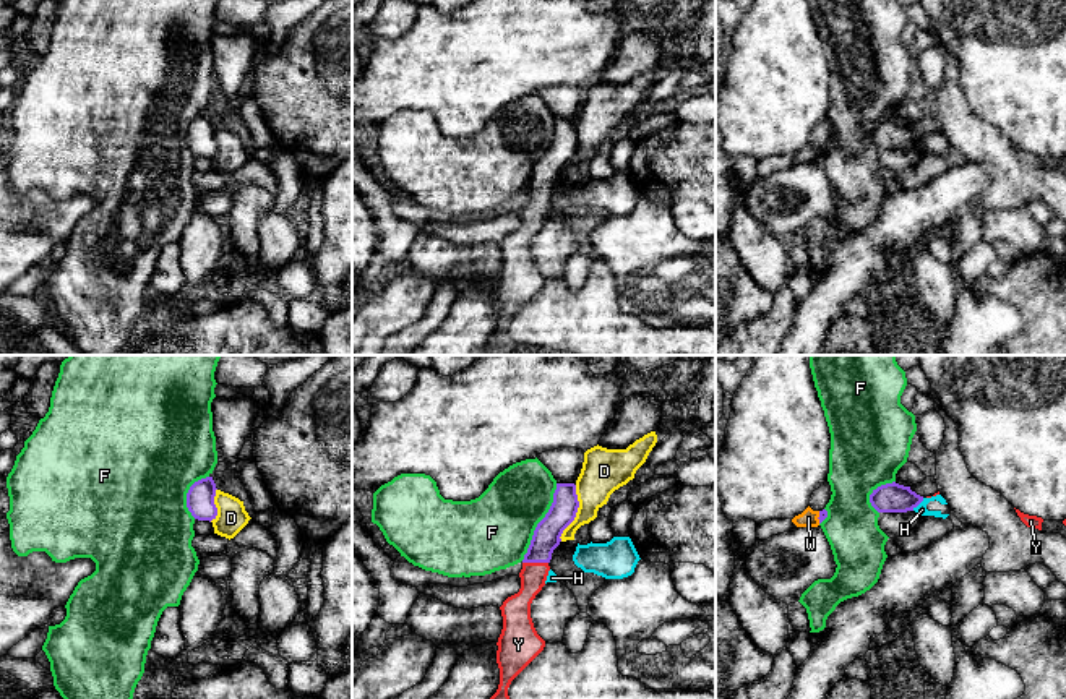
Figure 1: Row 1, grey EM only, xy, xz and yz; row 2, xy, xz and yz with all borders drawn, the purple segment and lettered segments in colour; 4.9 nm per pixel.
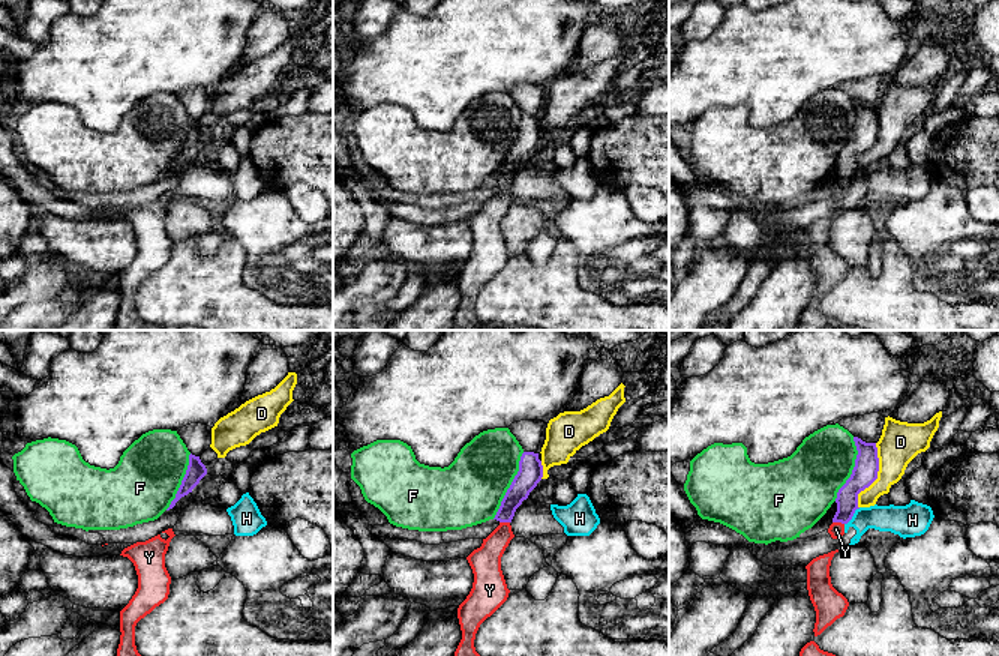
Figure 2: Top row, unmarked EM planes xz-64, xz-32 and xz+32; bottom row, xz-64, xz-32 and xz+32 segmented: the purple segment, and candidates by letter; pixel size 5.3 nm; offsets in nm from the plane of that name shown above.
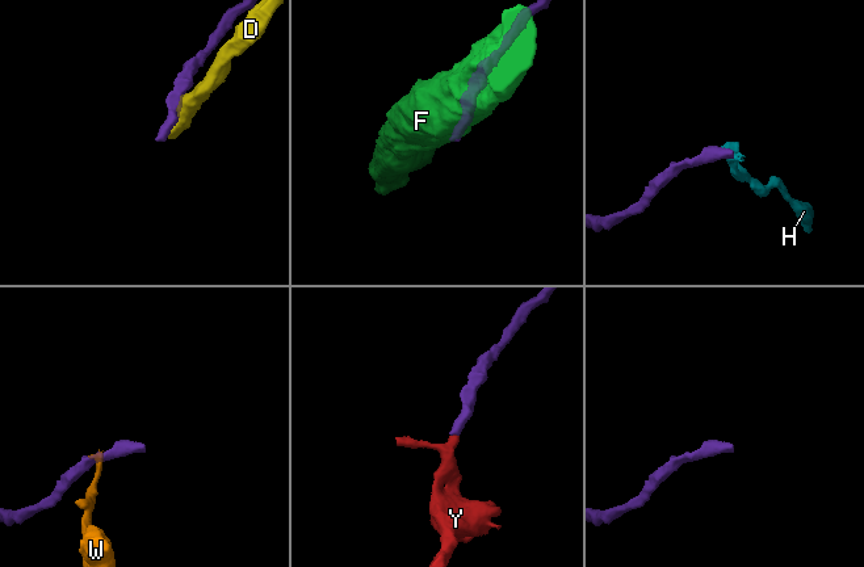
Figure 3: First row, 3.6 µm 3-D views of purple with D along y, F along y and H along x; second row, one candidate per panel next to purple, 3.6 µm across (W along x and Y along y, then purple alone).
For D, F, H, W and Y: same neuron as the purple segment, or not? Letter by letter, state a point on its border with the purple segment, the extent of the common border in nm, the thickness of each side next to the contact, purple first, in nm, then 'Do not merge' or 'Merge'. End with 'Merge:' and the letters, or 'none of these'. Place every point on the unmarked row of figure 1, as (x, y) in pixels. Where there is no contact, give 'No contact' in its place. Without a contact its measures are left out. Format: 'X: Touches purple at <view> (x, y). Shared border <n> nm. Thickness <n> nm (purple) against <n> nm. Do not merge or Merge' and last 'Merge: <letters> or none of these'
D: Touches purple at xz (576, 148). Shared border 300 nm. Thickness 140 nm (purple) against 220 nm. Do not merge
F: Touches purple at xz (539, 159). Shared border 420 nm. Thickness 140 nm (purple) against 380 nm. Do not merge
H: Touches purple at yz (917, 141). Shared border 90 nm. Thickness 140 nm (purple) against 50 nm. Do not merge
W: Touches purple at yz (818, 154). Shared border 60 nm. Thickness 50 nm (purple) against 90 nm. Do not merge
Y: Touches purple at xz (536, 198). Shared border 130 nm. Thickness 140 nm (purple) against 130 nm. Merge
Merge: Y

